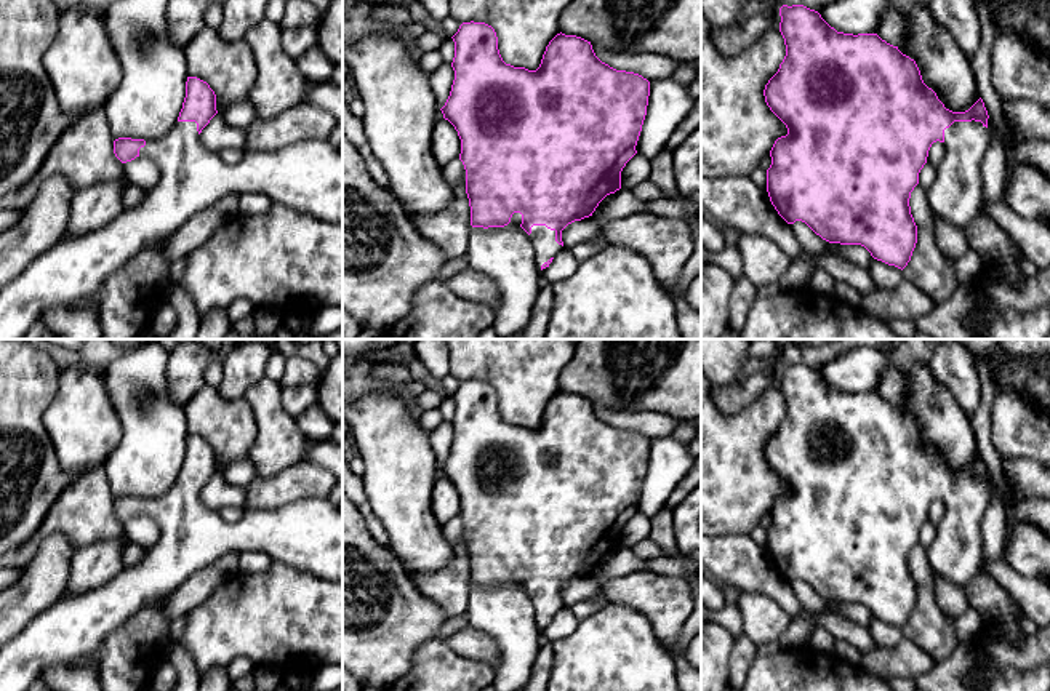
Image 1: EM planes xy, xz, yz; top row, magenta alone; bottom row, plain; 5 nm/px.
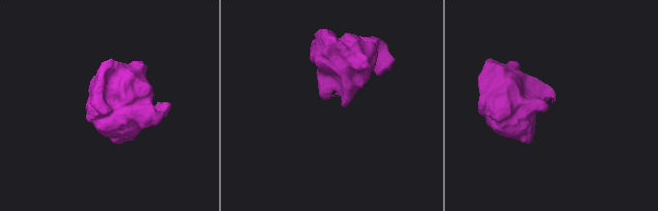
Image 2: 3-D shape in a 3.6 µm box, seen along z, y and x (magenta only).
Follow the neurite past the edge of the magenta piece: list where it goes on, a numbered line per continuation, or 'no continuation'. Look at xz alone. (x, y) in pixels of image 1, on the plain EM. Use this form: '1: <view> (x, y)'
1: xz (543, 597)

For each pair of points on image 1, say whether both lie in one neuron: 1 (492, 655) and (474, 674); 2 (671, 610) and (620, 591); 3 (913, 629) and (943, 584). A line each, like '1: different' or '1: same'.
1: different
2: same
3: different

